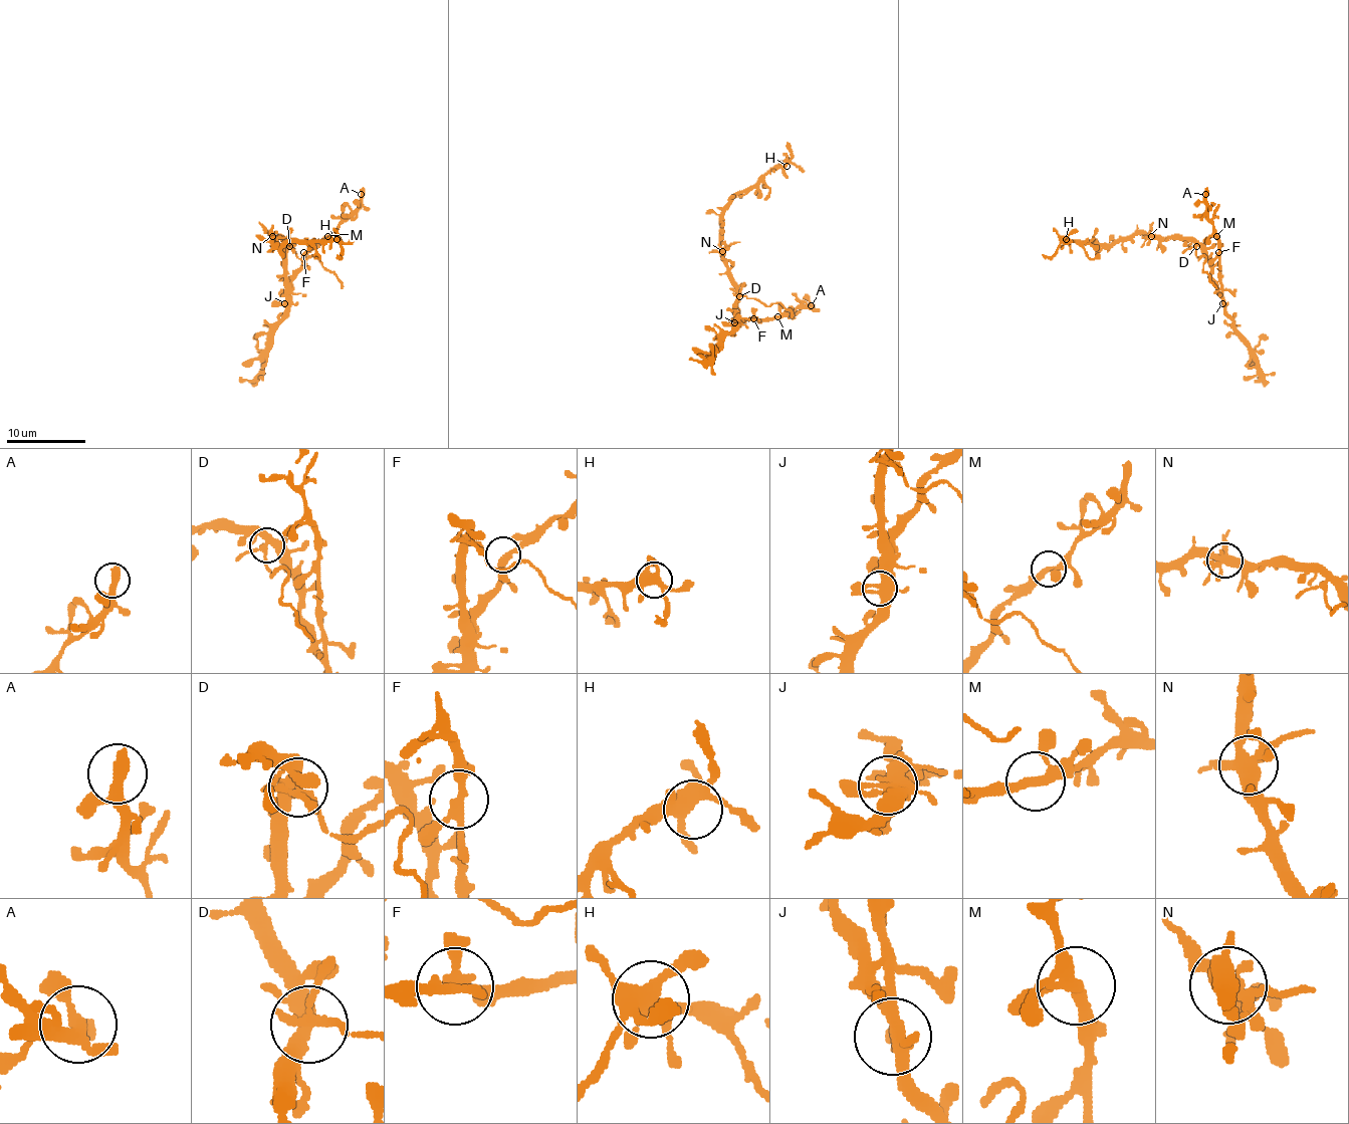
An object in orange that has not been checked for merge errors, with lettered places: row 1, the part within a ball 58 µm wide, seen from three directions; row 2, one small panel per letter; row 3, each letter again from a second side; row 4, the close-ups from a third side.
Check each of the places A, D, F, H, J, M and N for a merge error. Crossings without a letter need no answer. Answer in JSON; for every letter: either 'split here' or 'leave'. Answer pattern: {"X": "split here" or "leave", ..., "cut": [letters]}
{"A": "leave", "D": "split here", "F": "leave", "H": "leave", "J": "leave", "M": "leave", "N": "leave", "cut": ["D"]}

